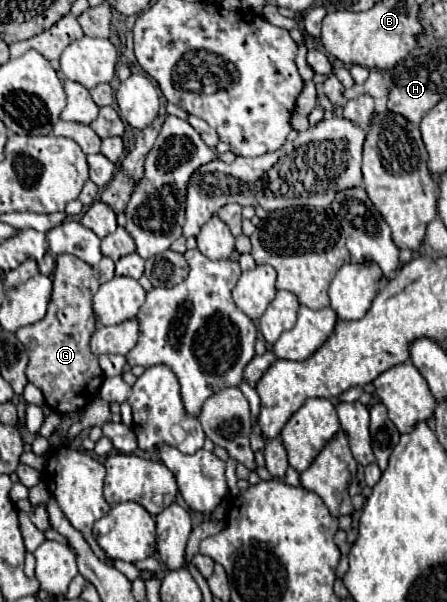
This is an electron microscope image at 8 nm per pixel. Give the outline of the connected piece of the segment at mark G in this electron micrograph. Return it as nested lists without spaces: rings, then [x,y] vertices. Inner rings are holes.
[[[62,253],[56,259],[56,269],[52,275],[54,291],[48,305],[48,313],[42,321],[22,327],[16,331],[22,341],[30,363],[26,369],[28,381],[44,391],[46,401],[56,401],[52,405],[58,413],[68,413],[88,407],[96,397],[104,381],[104,373],[98,365],[98,357],[90,353],[90,335],[96,329],[96,317],[92,311],[92,295],[98,291],[98,275],[86,261]]]

